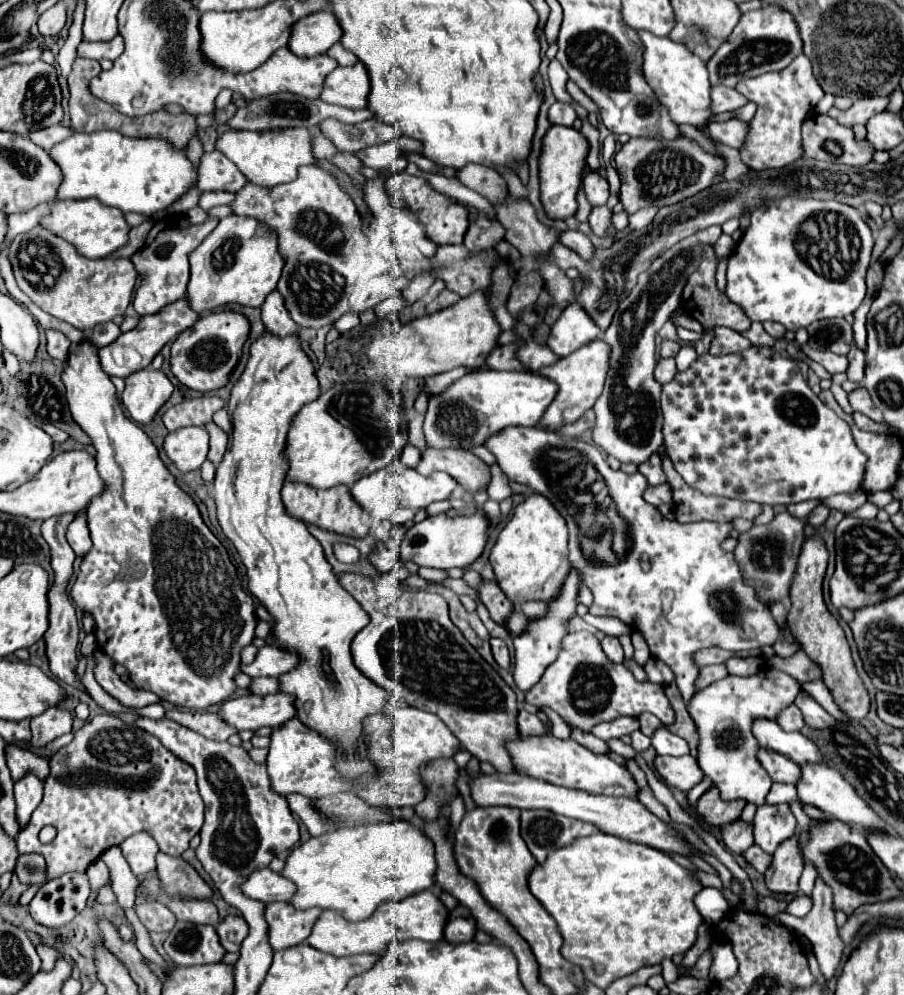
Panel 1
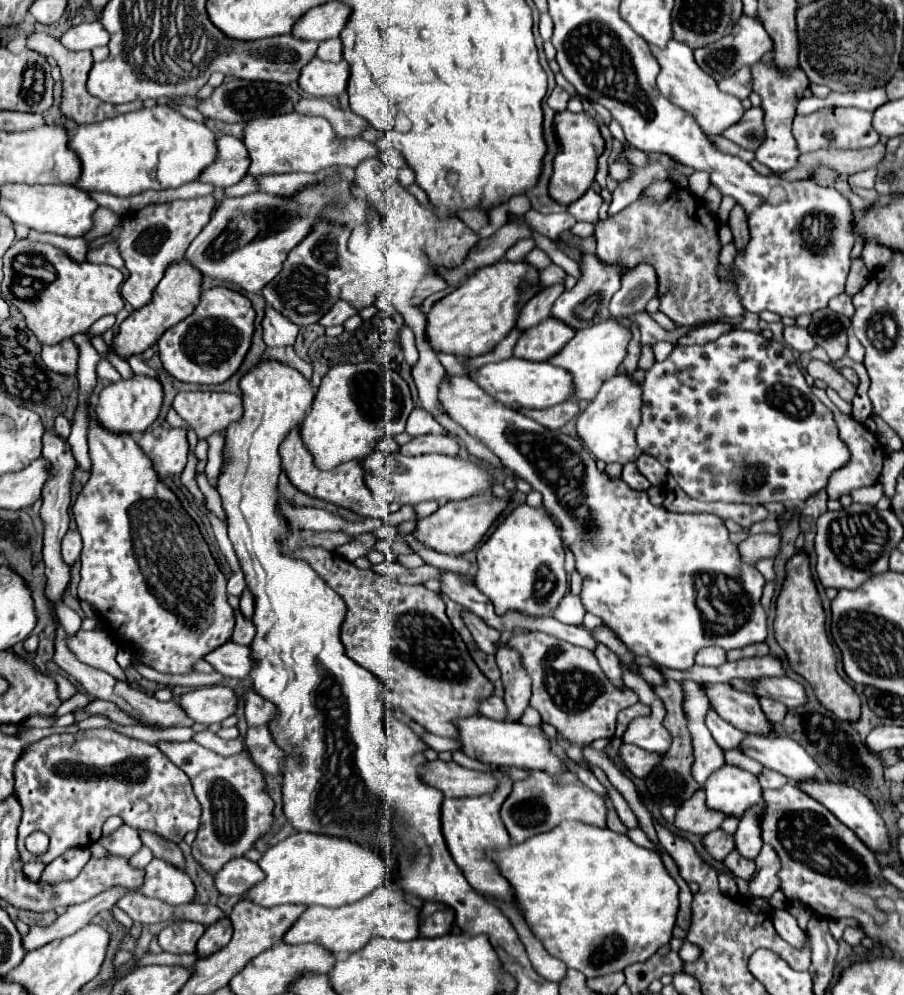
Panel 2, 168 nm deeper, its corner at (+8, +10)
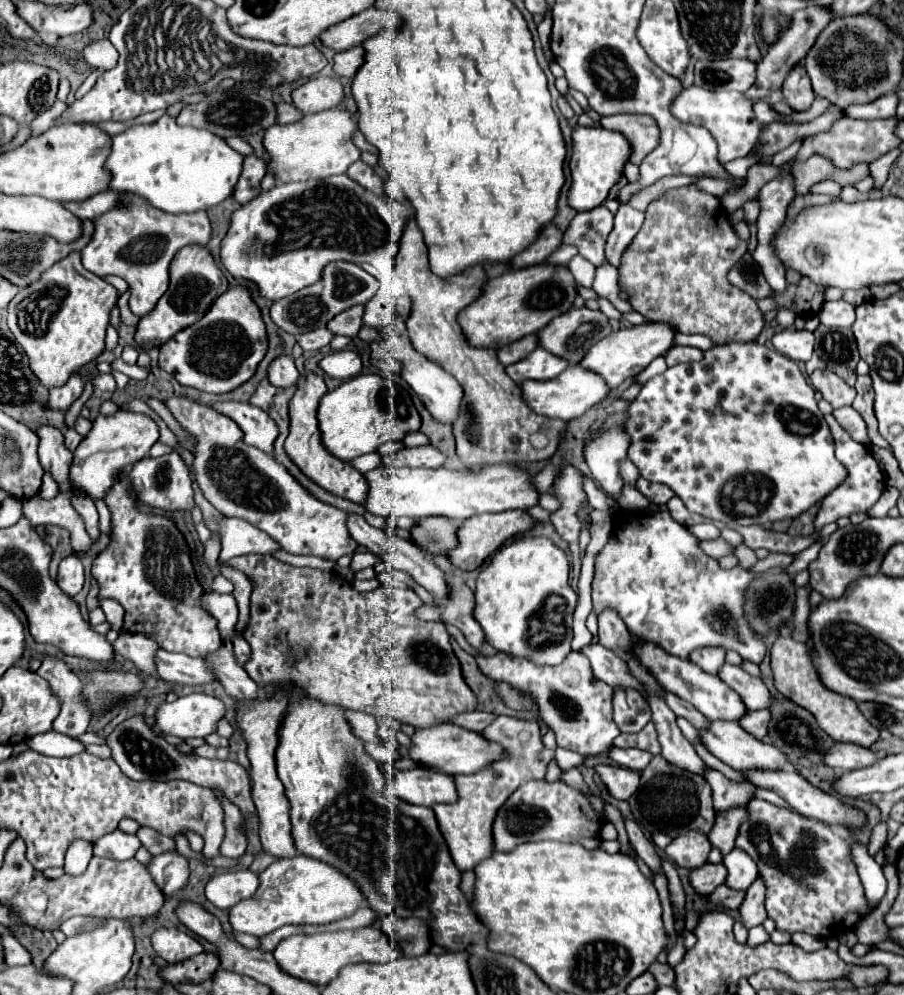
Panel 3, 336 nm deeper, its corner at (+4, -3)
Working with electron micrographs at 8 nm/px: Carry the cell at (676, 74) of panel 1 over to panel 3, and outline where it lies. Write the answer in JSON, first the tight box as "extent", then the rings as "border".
{"extent":[670,84,760,164],"border":[[[694,84],[680,90],[680,94],[670,104],[670,112],[682,122],[704,126],[718,142],[718,158],[722,164],[746,156],[760,136],[760,122],[754,118],[752,102],[740,92],[712,92]]]}

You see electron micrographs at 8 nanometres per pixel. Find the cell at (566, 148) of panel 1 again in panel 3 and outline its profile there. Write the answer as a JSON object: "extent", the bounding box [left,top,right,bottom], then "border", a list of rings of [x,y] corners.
{"extent":[568,124,630,212],"border":[[[576,124],[572,130],[572,158],[570,158],[570,176],[572,186],[568,190],[568,206],[576,212],[592,210],[604,202],[608,190],[618,182],[622,168],[630,156],[630,144],[618,132],[606,128],[588,128]]]}

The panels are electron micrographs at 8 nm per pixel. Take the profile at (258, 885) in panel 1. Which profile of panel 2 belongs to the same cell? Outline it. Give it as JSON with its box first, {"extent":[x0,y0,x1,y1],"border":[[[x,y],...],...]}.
{"extent":[214,857,264,895],"border":[[[236,857],[230,859],[216,875],[214,875],[214,887],[218,889],[220,895],[246,895],[246,889],[252,889],[256,883],[264,879],[262,869],[258,863],[246,859],[246,857]]]}

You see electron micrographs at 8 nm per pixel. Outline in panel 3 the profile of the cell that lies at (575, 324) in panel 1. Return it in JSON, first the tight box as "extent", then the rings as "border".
{"extent":[506,346,568,382],"border":[[[538,346],[524,360],[506,366],[506,372],[510,378],[516,378],[516,382],[522,382],[524,378],[550,380],[550,378],[556,378],[560,372],[564,372],[566,366],[568,366],[568,362],[564,358],[558,358]]]}

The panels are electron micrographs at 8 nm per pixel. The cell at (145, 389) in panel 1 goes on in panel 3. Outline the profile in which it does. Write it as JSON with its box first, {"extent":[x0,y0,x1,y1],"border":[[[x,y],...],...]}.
{"extent":[70,408,158,500],"border":[[[118,408],[110,416],[100,414],[94,420],[94,426],[88,432],[88,436],[74,450],[74,470],[70,470],[74,486],[78,486],[78,490],[86,490],[86,494],[90,494],[92,500],[104,498],[106,490],[110,490],[110,486],[116,482],[116,476],[122,470],[130,468],[134,462],[138,462],[138,458],[148,456],[150,448],[158,442],[158,438],[158,424],[142,412]]]}

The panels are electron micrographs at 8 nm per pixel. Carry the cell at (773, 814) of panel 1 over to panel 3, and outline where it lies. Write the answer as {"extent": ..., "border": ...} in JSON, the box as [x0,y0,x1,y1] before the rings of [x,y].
{"extent":[724,848,758,890],"border":[[[734,848],[724,856],[724,864],[728,868],[728,878],[726,884],[734,890],[746,890],[754,878],[758,878],[758,868],[756,862],[742,850]]]}

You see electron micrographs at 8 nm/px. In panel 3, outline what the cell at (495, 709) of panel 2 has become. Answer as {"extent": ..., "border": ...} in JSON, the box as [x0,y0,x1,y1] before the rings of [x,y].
{"extent":[452,712,496,732],"border":[[[468,712],[468,714],[458,716],[452,722],[458,724],[458,726],[464,726],[464,728],[470,728],[474,732],[482,732],[486,726],[490,726],[494,722],[494,718],[496,716],[490,714],[490,712]]]}

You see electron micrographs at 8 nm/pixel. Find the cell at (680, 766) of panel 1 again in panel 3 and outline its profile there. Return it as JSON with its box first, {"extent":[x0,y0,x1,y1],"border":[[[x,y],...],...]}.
{"extent":[596,764,640,800],"border":[[[600,764],[596,766],[596,772],[600,774],[602,782],[608,786],[610,794],[618,800],[628,800],[638,790],[638,780],[640,780],[638,770]]]}

